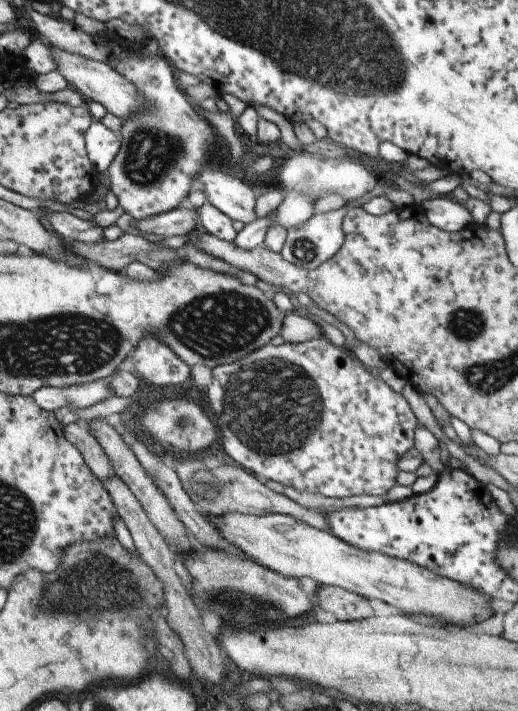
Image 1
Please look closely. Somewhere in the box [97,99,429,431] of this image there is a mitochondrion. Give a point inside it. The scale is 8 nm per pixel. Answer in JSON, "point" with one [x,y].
{"point":[227,322]}

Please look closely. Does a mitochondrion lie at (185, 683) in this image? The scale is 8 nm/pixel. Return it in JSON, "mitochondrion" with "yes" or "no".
{"mitochondrion":"no"}

